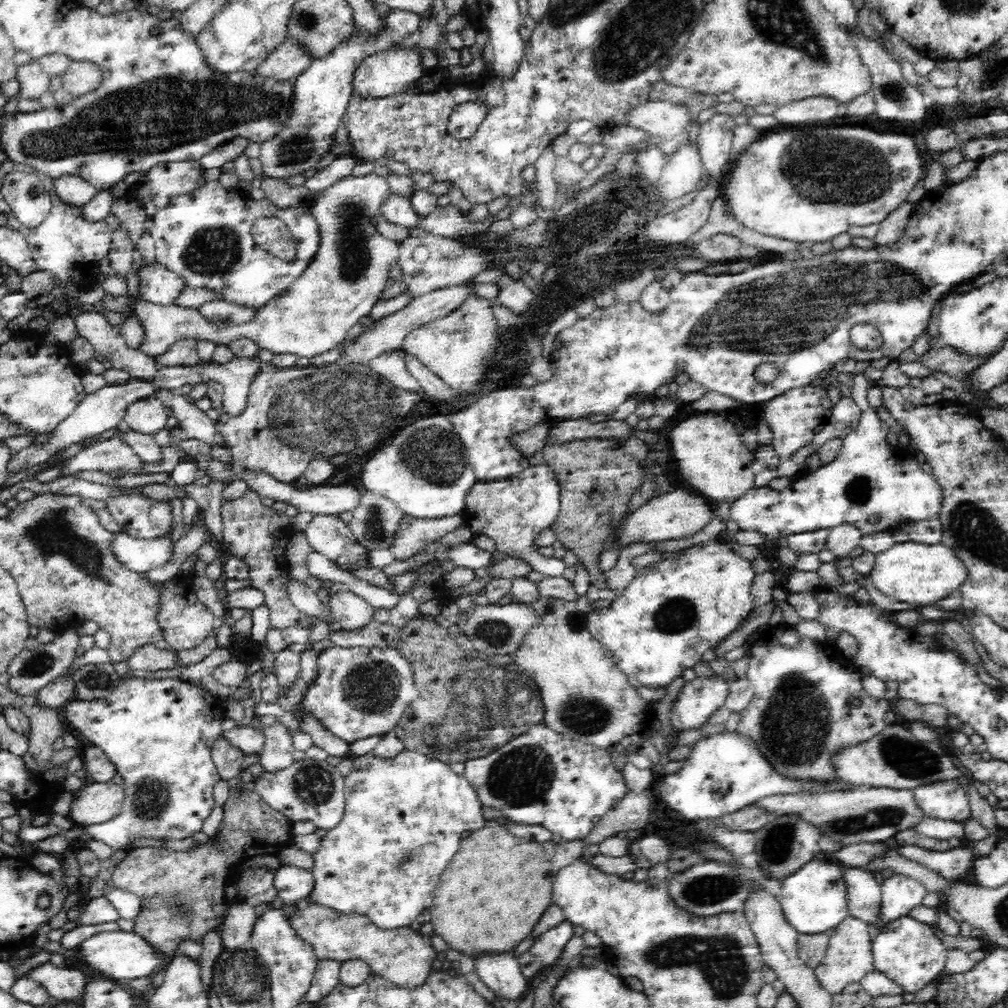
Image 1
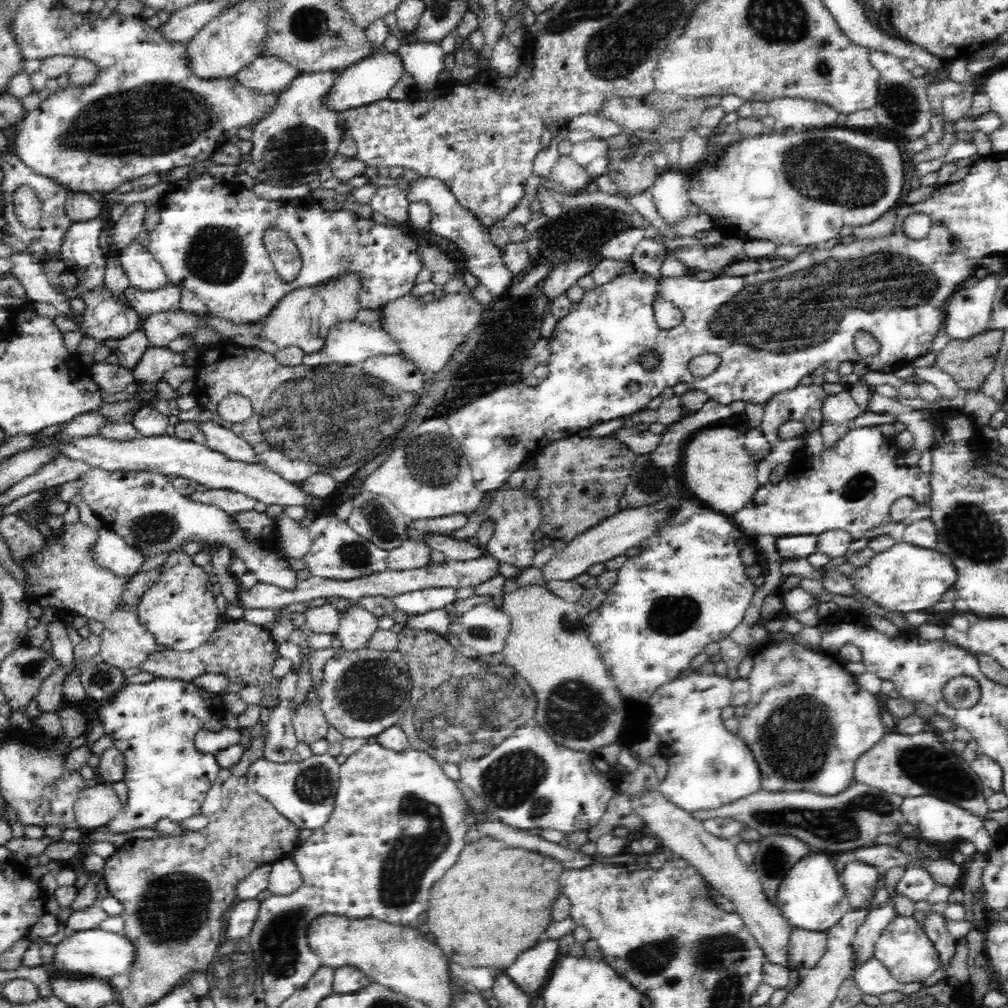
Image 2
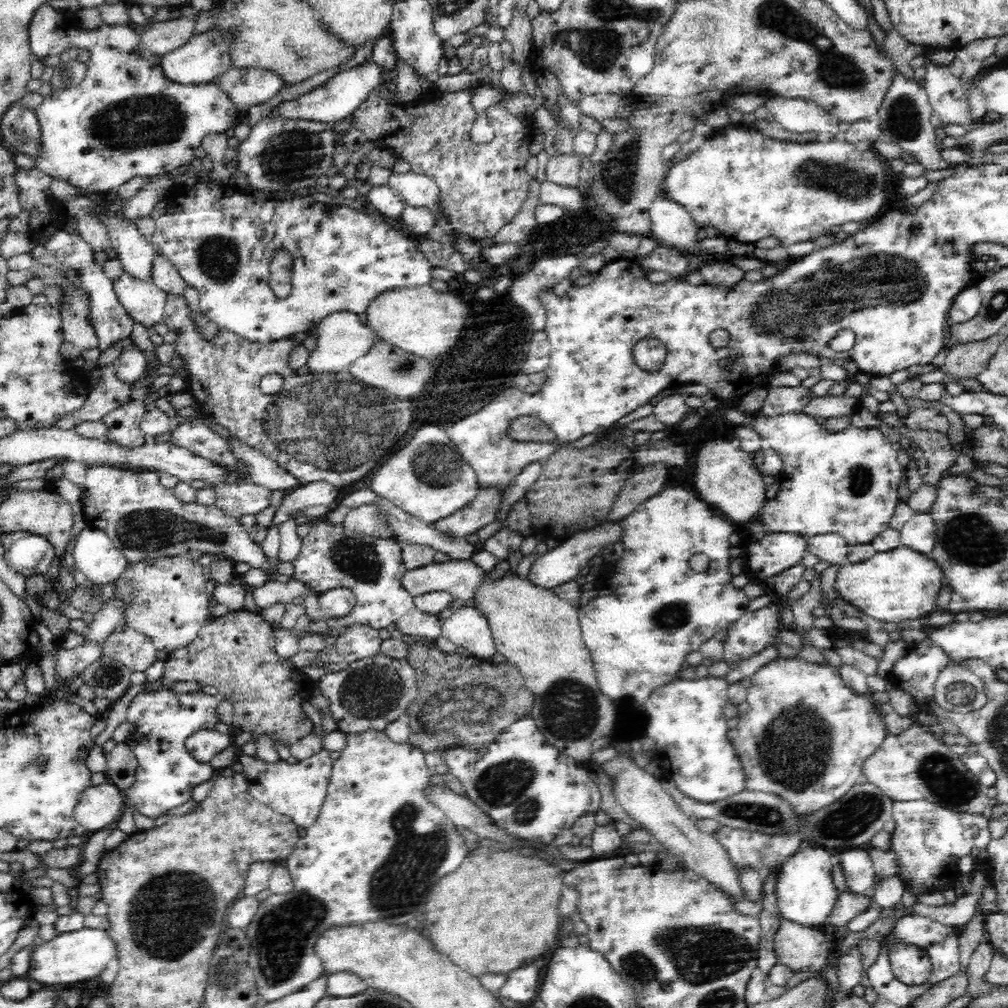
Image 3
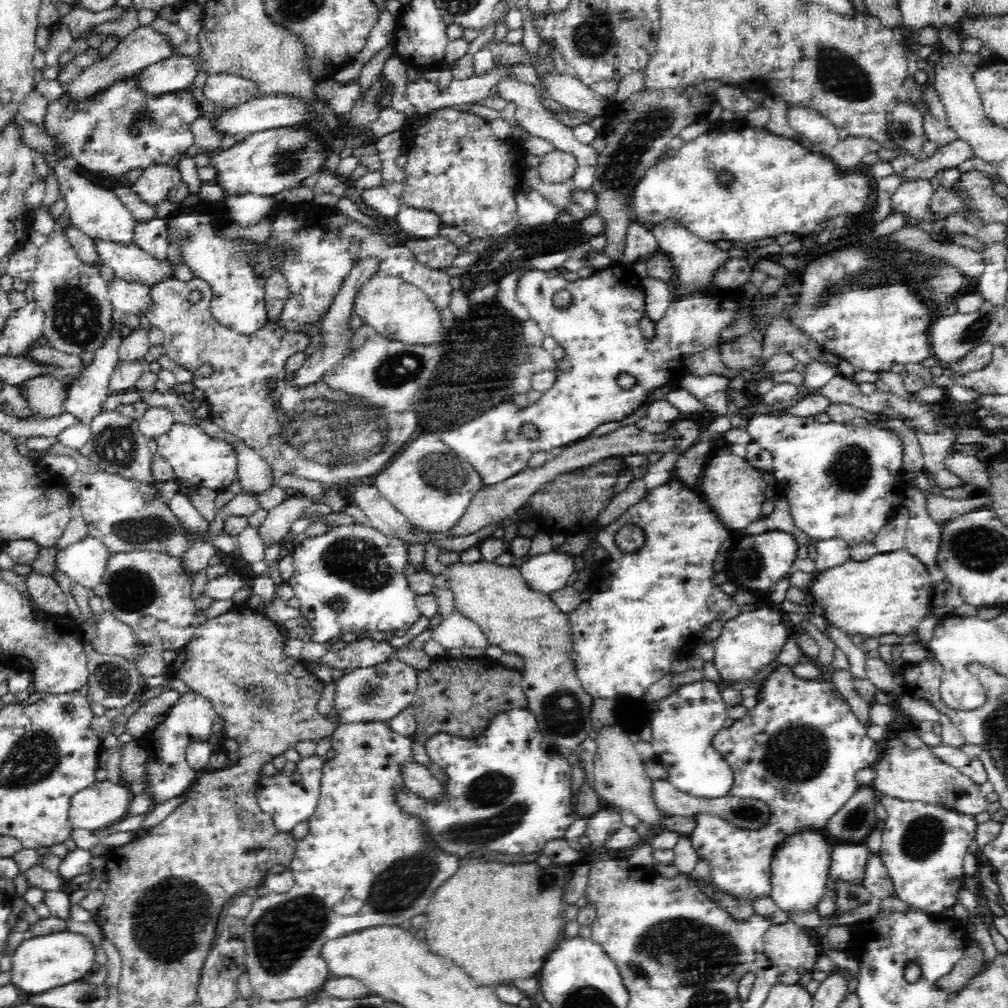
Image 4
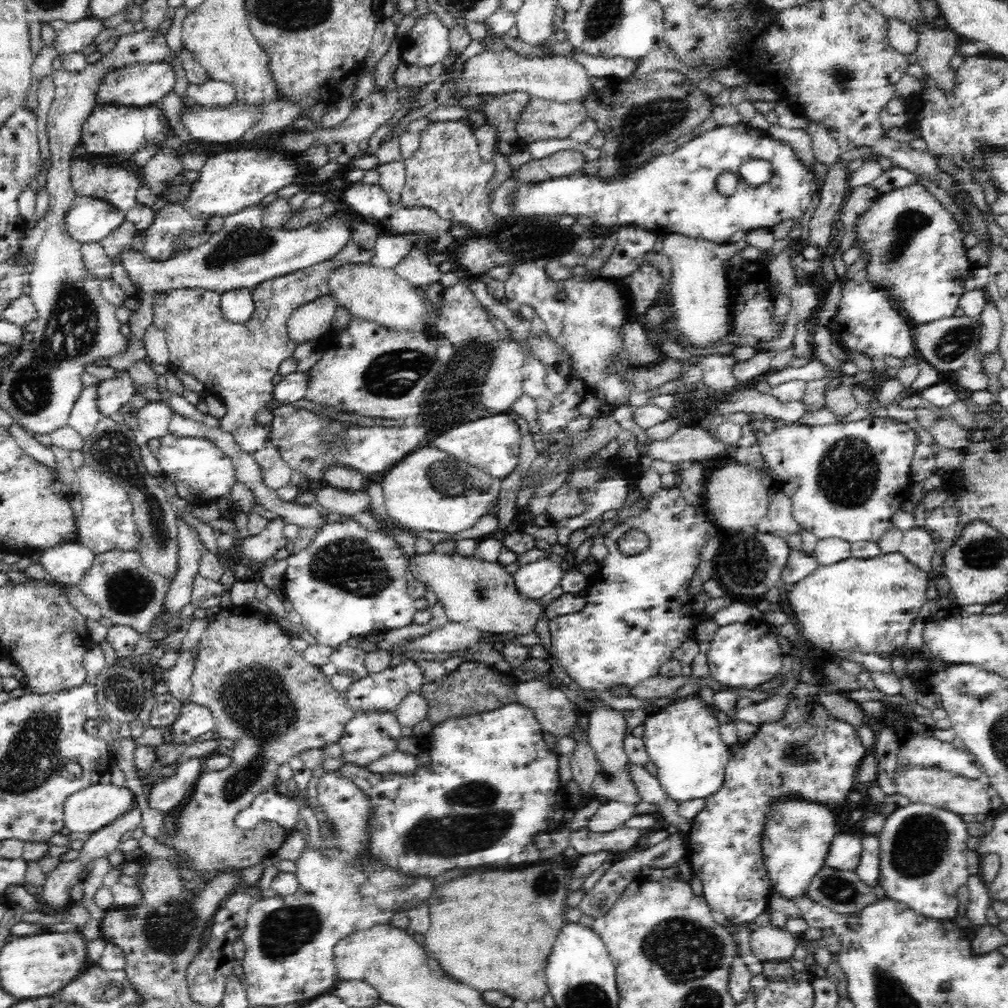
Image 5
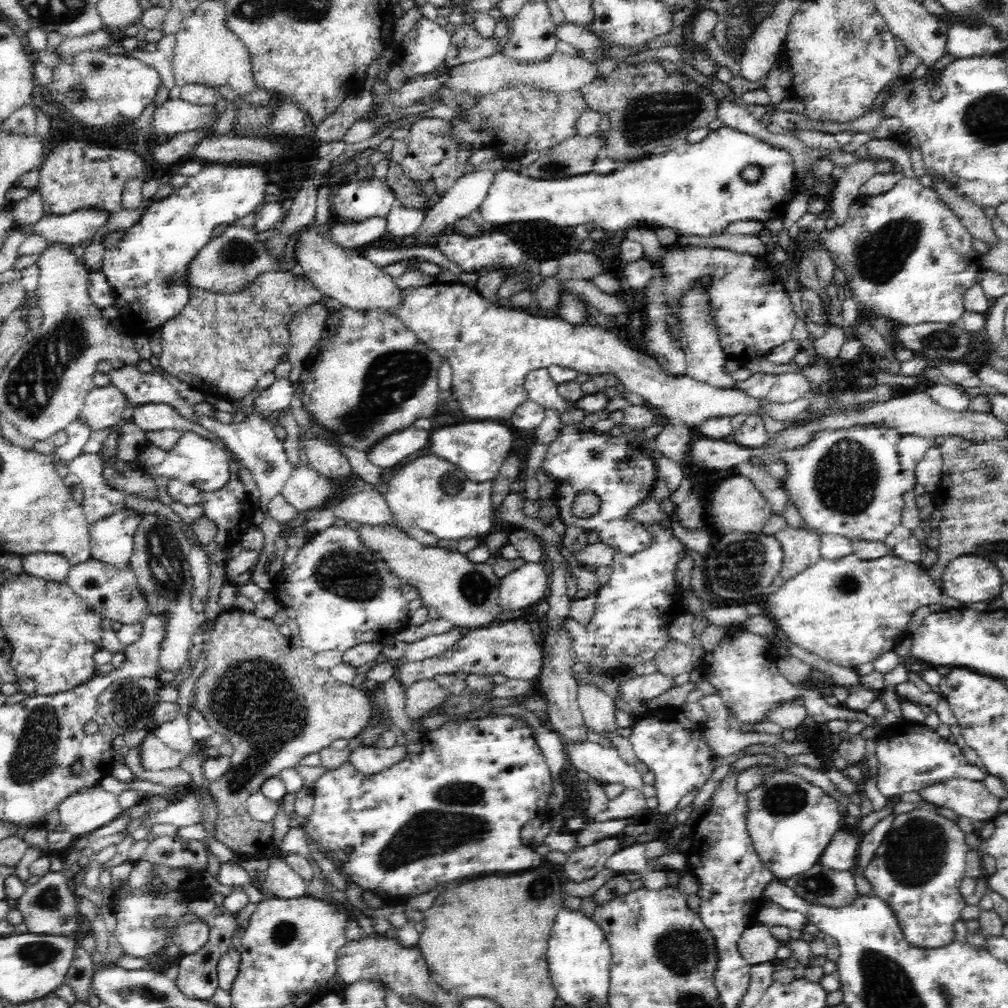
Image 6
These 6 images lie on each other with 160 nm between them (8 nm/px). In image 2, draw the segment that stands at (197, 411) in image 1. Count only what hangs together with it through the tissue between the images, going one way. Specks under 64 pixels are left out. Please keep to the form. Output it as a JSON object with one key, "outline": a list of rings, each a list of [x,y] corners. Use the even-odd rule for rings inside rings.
{"outline":[[[199,419],[197,422],[204,433],[205,444],[210,450],[224,454],[232,461],[264,467],[264,463],[258,460],[255,450],[252,450],[250,444],[242,440],[236,433],[216,424],[213,420],[204,422]]]}

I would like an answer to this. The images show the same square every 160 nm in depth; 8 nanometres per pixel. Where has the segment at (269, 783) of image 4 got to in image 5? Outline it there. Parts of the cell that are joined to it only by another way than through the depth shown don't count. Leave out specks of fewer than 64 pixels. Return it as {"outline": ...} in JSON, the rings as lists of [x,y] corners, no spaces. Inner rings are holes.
{"outline":[[[271,789],[258,794],[251,806],[240,810],[235,816],[236,825],[248,830],[258,824],[277,824],[286,831],[295,828],[299,819],[302,796],[299,790],[294,793],[294,798],[280,794]]]}

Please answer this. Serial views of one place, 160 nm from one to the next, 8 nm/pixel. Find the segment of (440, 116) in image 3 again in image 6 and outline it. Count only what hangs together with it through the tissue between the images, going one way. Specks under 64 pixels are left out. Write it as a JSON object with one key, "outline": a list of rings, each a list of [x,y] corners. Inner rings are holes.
{"outline":[[[422,117],[409,126],[408,154],[401,160],[401,170],[408,179],[414,183],[432,183],[436,187],[436,195],[441,198],[454,186],[454,184],[466,174],[477,170],[468,160],[472,153],[468,152],[465,144],[455,144],[455,140],[449,140],[448,121],[436,117]]]}

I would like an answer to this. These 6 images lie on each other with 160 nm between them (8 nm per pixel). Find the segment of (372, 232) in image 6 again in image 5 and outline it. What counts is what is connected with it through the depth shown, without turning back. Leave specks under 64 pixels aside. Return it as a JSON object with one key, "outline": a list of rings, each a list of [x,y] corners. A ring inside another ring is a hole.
{"outline":[[[262,204],[246,209],[242,213],[225,218],[221,230],[214,233],[210,241],[197,248],[180,252],[170,261],[150,263],[138,253],[130,253],[130,247],[122,250],[120,263],[125,269],[124,281],[133,293],[141,298],[141,307],[130,318],[130,333],[126,336],[128,350],[109,358],[109,364],[116,371],[126,371],[129,364],[144,360],[147,352],[144,334],[153,326],[153,294],[181,288],[202,288],[219,295],[237,288],[255,289],[261,282],[302,270],[309,266],[332,260],[348,242],[352,242],[352,231],[348,221],[338,217],[324,222],[304,226],[298,230],[268,229],[264,227]]]}

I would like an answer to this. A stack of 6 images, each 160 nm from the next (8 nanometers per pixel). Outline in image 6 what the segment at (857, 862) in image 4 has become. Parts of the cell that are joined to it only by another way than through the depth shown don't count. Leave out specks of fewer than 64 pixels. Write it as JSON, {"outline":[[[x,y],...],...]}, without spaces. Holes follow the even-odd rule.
{"outline":[[[839,830],[822,852],[818,862],[832,870],[850,870],[857,863],[861,839]]]}

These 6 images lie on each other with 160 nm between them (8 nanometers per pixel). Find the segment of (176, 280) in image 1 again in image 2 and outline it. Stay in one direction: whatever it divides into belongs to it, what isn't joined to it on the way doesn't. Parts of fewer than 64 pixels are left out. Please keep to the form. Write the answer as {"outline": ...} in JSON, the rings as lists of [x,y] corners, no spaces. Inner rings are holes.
{"outline":[[[137,241],[118,252],[117,258],[134,288],[158,290],[170,284],[163,266],[152,256],[148,248],[138,245]]]}

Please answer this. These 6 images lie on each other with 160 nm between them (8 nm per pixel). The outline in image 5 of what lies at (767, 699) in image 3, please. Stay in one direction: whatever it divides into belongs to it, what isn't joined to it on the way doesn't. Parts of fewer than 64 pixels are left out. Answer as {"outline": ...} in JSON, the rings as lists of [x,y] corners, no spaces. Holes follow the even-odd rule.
{"outline":[[[790,697],[785,711],[782,720],[758,725],[756,734],[750,740],[729,753],[720,790],[706,798],[706,806],[693,818],[687,836],[685,861],[690,875],[700,877],[709,912],[722,912],[732,922],[730,926],[746,926],[750,920],[760,916],[768,907],[773,892],[760,842],[765,812],[770,804],[786,796],[801,796],[805,800],[815,800],[832,808],[848,804],[848,794],[858,787],[856,771],[868,753],[857,729],[831,716],[820,702],[802,702]]]}

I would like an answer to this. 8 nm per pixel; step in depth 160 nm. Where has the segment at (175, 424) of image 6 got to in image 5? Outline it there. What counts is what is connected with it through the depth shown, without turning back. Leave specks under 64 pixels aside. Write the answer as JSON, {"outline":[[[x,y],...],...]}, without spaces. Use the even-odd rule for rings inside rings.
{"outline":[[[149,402],[137,410],[138,429],[144,436],[155,443],[162,436],[169,433],[169,424],[173,417],[173,410],[166,403]]]}

